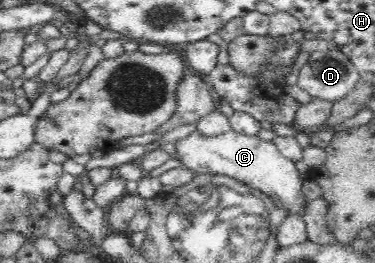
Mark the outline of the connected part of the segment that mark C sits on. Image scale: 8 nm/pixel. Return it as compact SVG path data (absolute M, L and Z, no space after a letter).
M231 131L219 137L202 137L195 132L186 139L176 143L178 159L188 169L198 174L219 174L261 190L280 203L291 214L301 214L307 198L301 192L303 175L299 173L295 162L283 157L274 142L263 141L258 137L250 137Z

